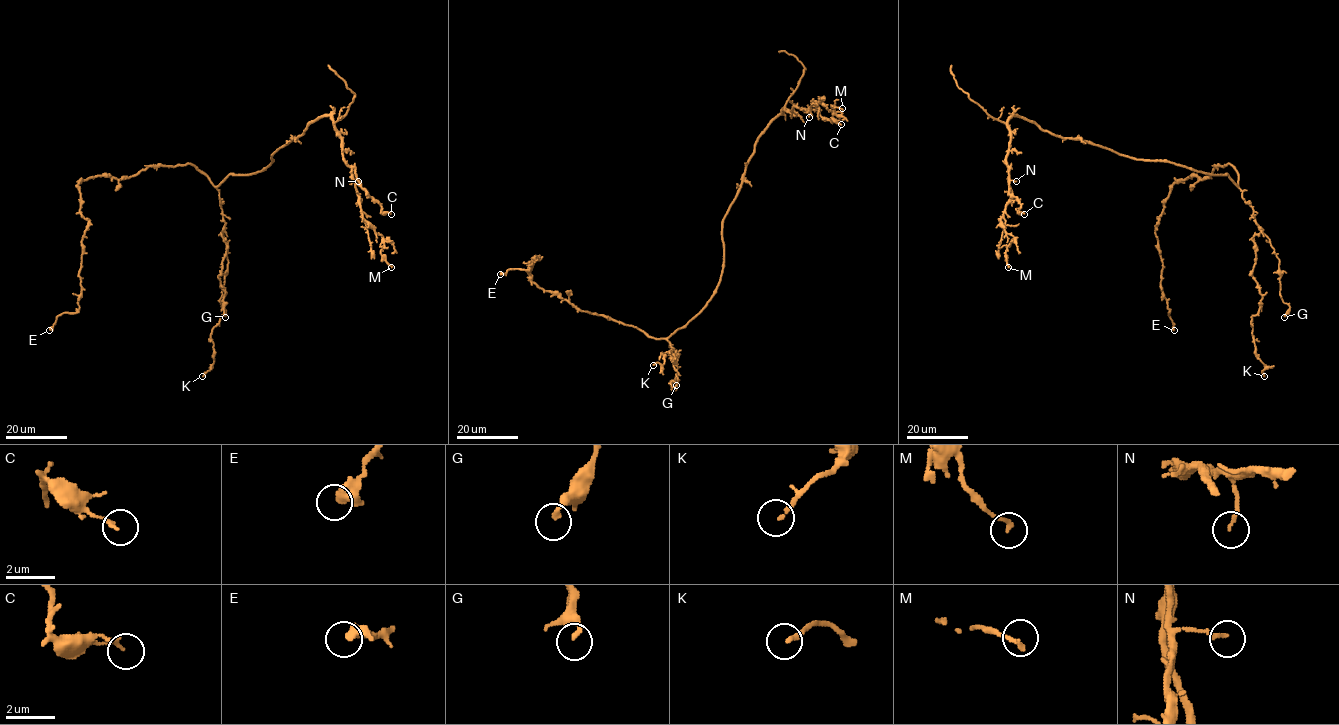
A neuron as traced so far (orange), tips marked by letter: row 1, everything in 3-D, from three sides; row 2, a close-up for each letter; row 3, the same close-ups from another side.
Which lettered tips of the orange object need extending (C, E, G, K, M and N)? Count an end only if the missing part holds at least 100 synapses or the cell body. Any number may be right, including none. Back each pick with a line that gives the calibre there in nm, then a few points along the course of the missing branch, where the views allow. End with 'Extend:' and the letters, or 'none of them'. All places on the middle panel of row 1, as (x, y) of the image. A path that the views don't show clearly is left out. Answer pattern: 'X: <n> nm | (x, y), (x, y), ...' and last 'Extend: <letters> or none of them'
Extend: none of them

